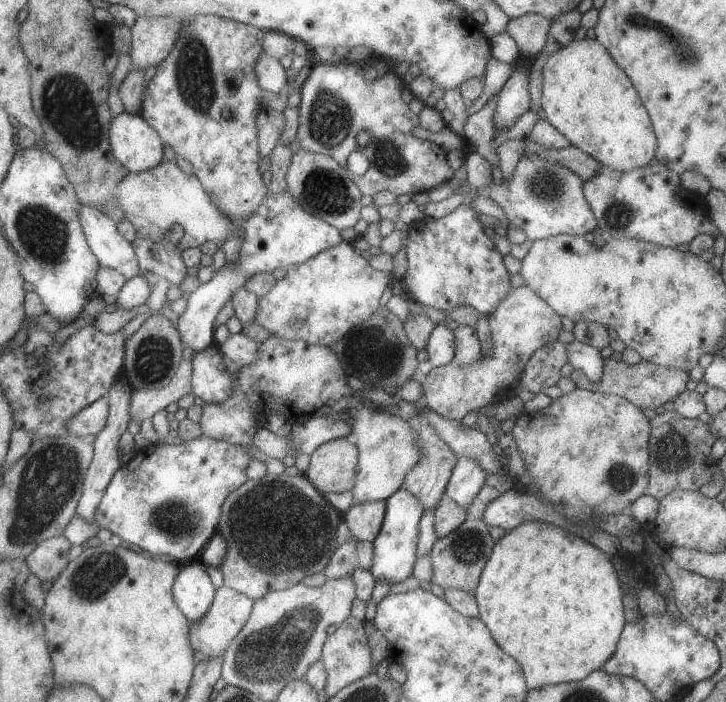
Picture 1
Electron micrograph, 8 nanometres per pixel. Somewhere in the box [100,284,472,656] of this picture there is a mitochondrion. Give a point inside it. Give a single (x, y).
(275, 528)

